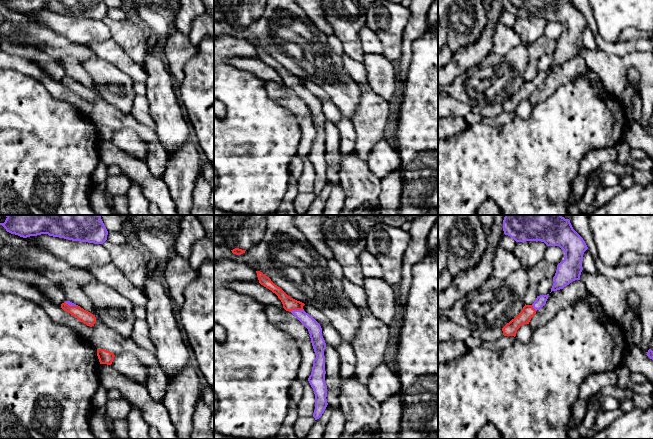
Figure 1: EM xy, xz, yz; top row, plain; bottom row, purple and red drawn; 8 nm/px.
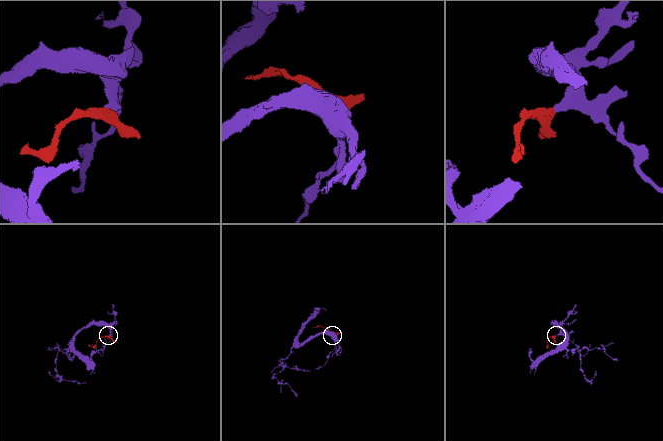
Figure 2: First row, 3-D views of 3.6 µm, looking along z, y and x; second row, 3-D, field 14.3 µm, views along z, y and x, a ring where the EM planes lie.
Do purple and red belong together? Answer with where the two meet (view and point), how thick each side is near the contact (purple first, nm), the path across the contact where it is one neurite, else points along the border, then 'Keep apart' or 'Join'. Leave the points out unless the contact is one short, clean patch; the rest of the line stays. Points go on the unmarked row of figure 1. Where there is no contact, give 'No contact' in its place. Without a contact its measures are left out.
Touches purple at xz (296, 86). Thickness 110 nm (purple) against 110 nm. Path across: xz (314, 104), (296, 86), (289, 80). Join

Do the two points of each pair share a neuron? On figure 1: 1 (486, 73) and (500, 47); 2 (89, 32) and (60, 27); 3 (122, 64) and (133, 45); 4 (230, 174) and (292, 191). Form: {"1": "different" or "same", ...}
{"1": "different", "2": "same", "3": "different", "4": "different"}

